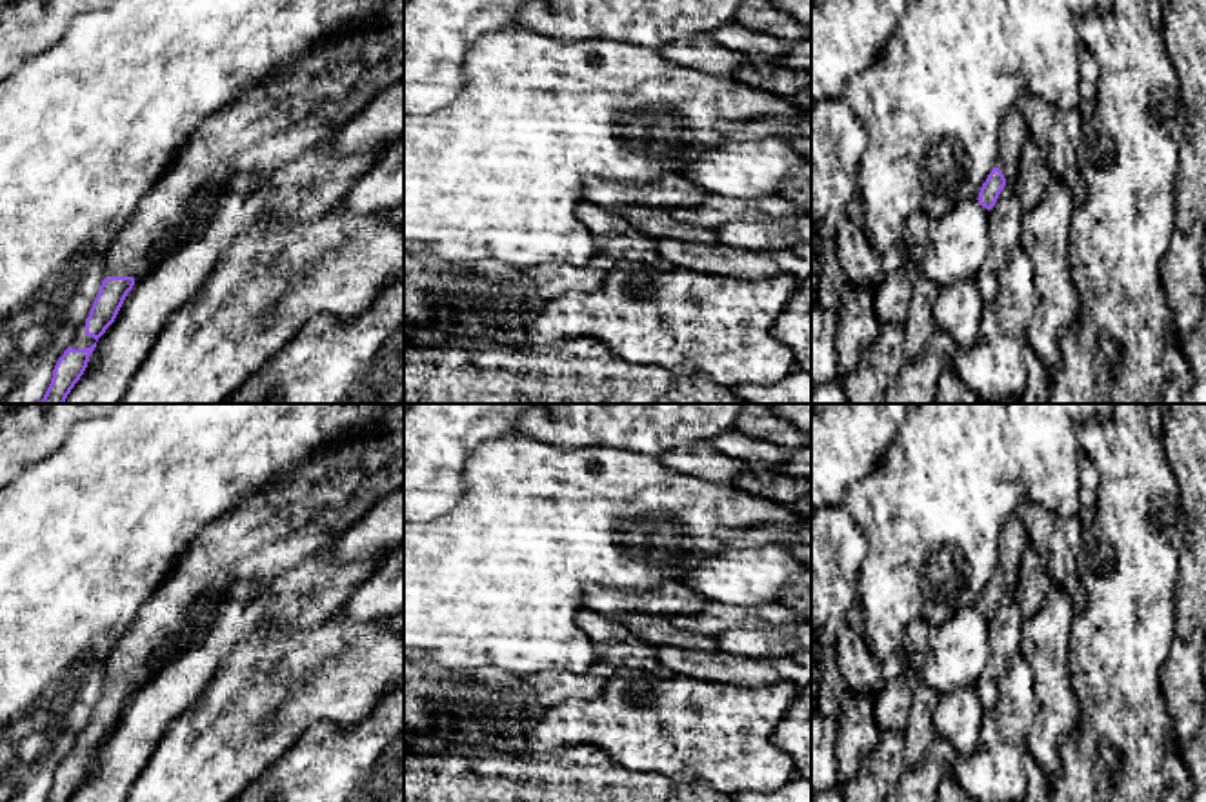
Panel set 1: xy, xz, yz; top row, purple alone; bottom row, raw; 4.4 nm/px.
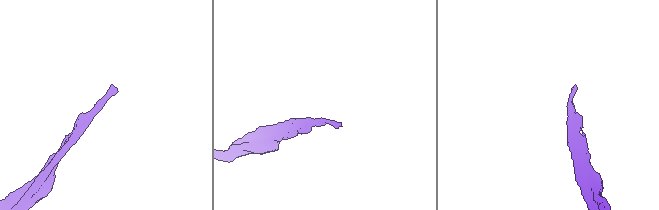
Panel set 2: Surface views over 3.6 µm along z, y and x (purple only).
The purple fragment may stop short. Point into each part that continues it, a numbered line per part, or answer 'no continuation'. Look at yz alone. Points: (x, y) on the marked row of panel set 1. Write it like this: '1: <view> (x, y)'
1: yz (1014, 131)

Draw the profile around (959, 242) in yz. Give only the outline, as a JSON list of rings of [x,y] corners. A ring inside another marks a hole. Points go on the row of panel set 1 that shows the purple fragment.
[[[977,198],[959,202],[930,227],[920,269],[939,289],[975,278],[990,249],[988,209]]]

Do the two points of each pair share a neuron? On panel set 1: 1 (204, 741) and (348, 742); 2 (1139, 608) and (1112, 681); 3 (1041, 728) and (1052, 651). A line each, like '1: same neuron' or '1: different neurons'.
1: different neurons
2: same neuron
3: same neuron

